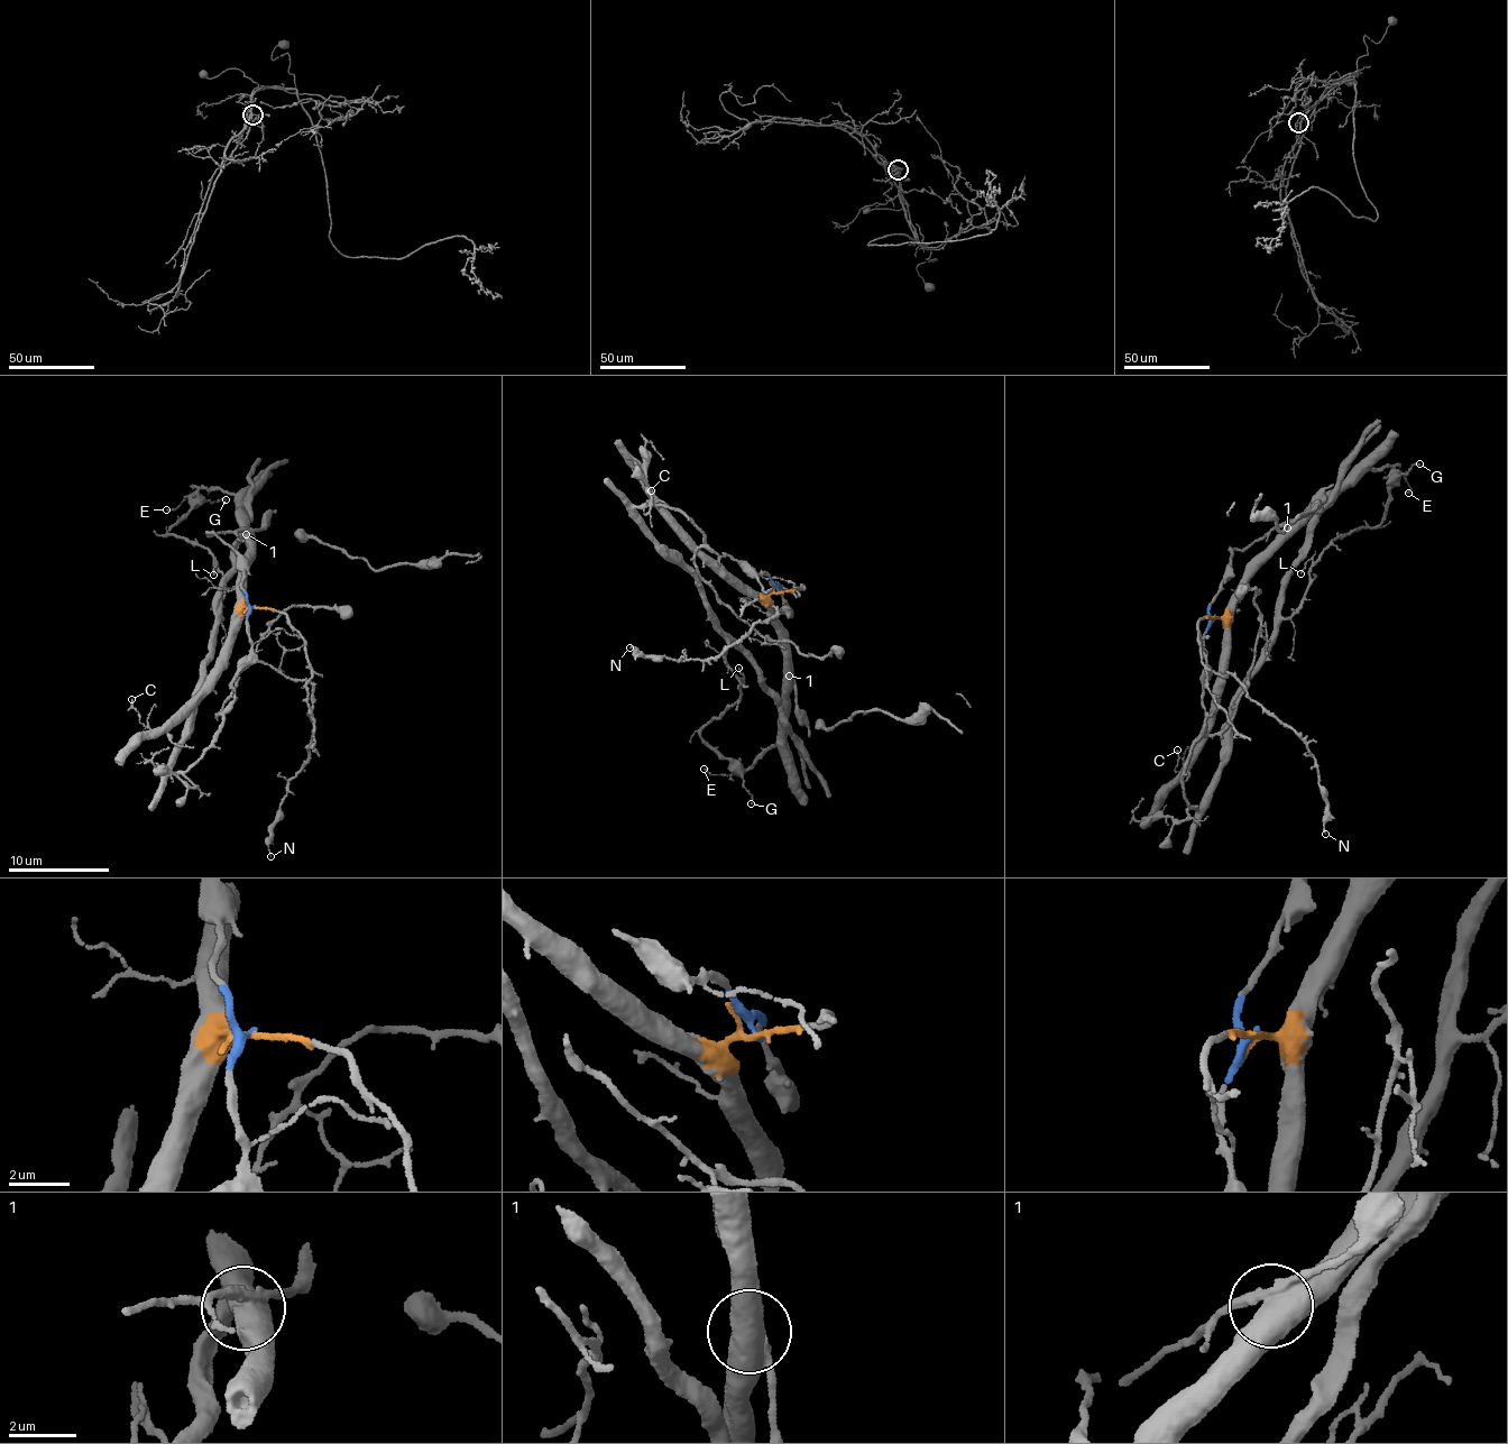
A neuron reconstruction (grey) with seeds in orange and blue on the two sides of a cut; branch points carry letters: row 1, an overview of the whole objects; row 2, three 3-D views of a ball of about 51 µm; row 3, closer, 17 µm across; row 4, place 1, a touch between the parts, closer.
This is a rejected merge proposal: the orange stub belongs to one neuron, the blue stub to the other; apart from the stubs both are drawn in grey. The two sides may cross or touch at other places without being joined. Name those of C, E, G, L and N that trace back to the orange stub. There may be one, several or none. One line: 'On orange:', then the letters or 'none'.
On orange: C, E

